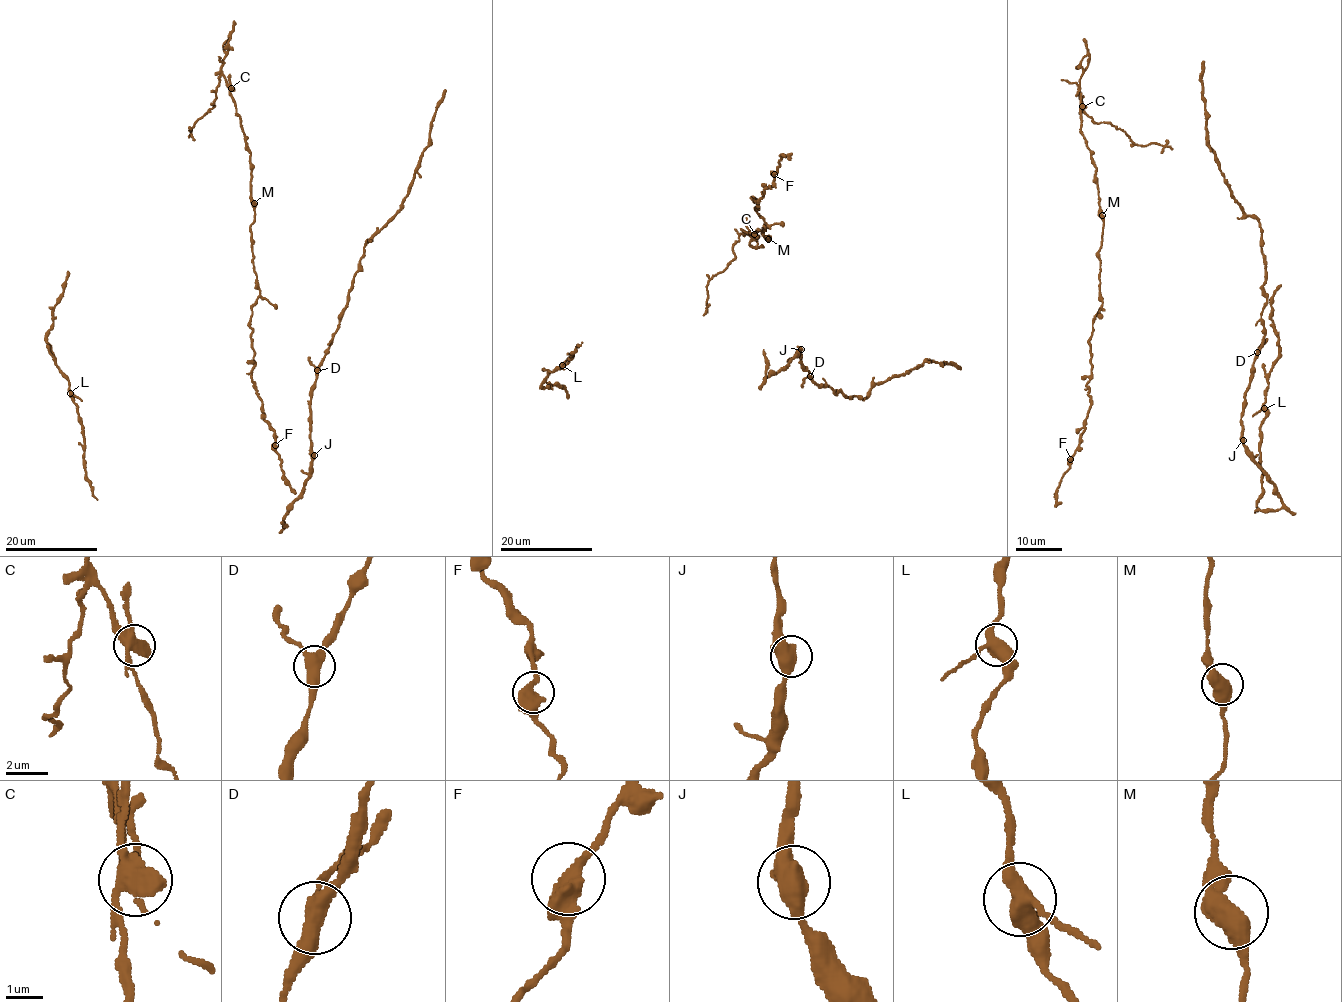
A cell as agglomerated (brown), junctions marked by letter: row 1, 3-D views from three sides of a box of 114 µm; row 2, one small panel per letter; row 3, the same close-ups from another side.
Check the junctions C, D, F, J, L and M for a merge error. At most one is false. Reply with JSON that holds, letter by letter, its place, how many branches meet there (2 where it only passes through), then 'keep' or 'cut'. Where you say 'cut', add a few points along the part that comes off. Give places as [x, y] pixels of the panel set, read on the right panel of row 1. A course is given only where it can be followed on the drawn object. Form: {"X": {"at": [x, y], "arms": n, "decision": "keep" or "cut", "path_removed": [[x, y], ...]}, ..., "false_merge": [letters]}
{"C": {"at": [1082, 106], "arms": 3, "decision": "cut", "path_removed": [[1082, 106], [1080, 95], [1082, 109], [1095, 122], [1110, 122], [1136, 145], [1154, 143], [1172, 149]]}, "D": {"at": [1257, 352], "arms": 3, "decision": "keep"}, "F": {"at": [1070, 459], "arms": 2, "decision": "keep"}, "J": {"at": [1243, 440], "arms": 3, "decision": "keep"}, "L": {"at": [1264, 408], "arms": 3, "decision": "keep"}, "M": {"at": [1102, 215], "arms": 2, "decision": "keep"}, "false_merge": ["C"]}

